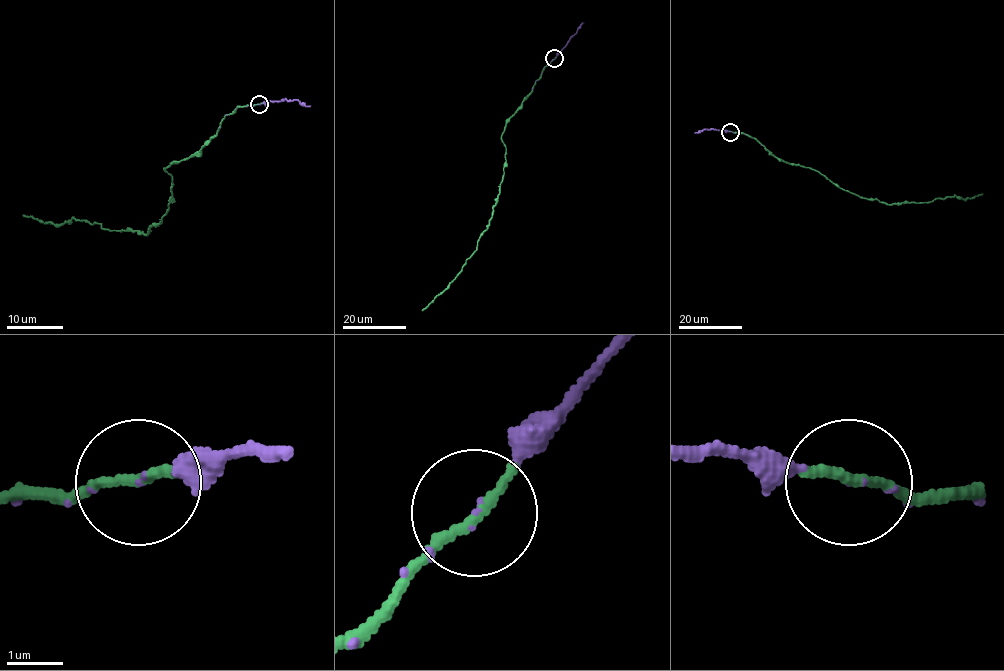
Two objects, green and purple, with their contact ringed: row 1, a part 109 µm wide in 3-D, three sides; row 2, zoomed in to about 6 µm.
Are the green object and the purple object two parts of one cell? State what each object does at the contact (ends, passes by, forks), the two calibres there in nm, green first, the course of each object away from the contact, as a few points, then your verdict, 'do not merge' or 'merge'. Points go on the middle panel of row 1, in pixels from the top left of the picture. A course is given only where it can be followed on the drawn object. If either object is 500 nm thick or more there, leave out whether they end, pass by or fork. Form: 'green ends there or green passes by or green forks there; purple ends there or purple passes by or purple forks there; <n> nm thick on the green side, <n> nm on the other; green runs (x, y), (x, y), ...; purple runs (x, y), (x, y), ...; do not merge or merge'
green ends there; purple passes by; 240 nm thick on the green side, 30 nm on the other; green runs (554, 58), (501, 136), (504, 174), (492, 218), (477, 249), (422, 310); purple runs (554, 58), (583, 23); merge

